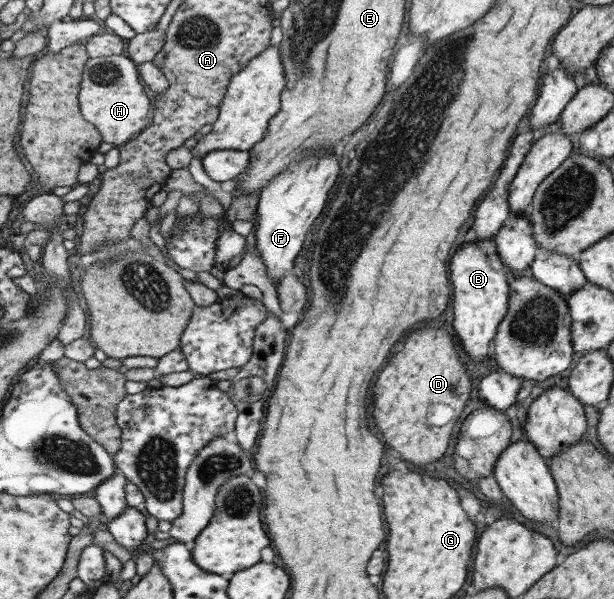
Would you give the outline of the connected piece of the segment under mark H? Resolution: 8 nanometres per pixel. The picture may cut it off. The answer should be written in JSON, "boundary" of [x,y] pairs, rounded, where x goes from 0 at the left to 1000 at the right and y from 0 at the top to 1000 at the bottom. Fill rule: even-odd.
{"boundary":[[[204,88],[145,97],[135,110],[127,179],[138,202],[161,222],[168,239],[191,247],[223,227],[243,205],[246,160],[228,135],[221,105]]]}

